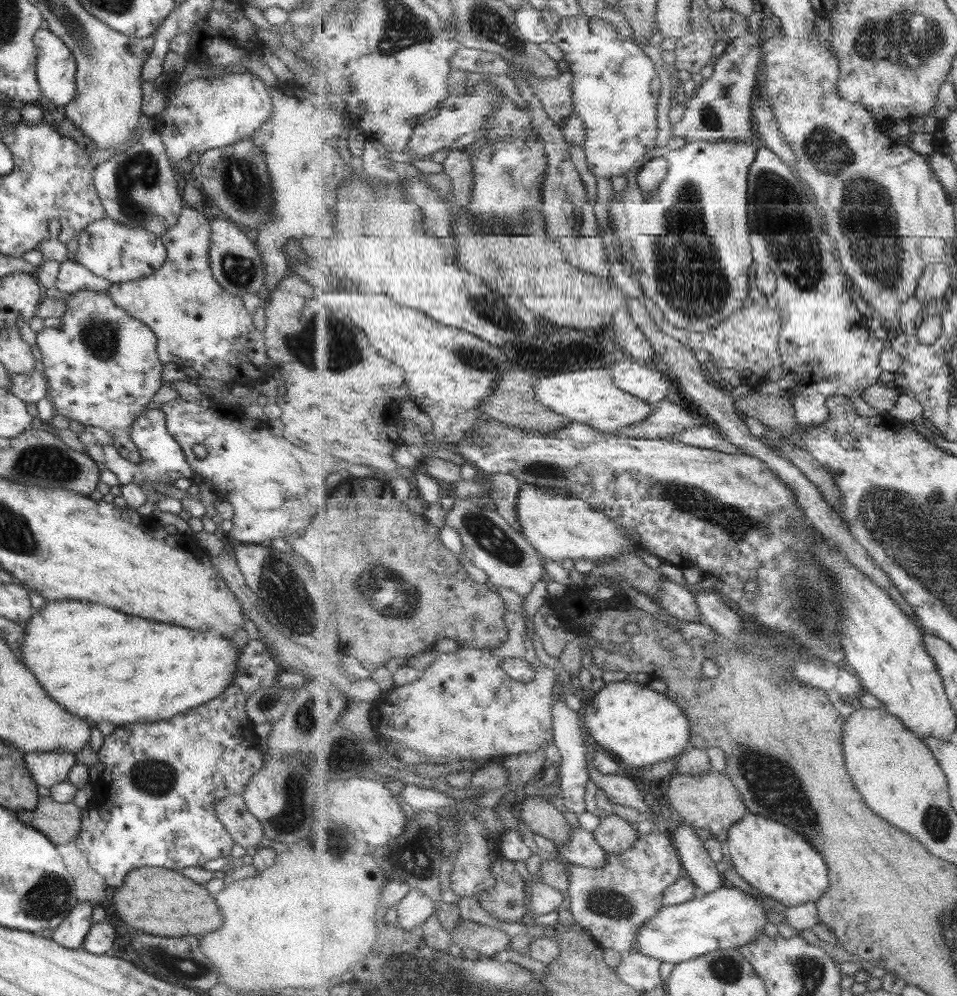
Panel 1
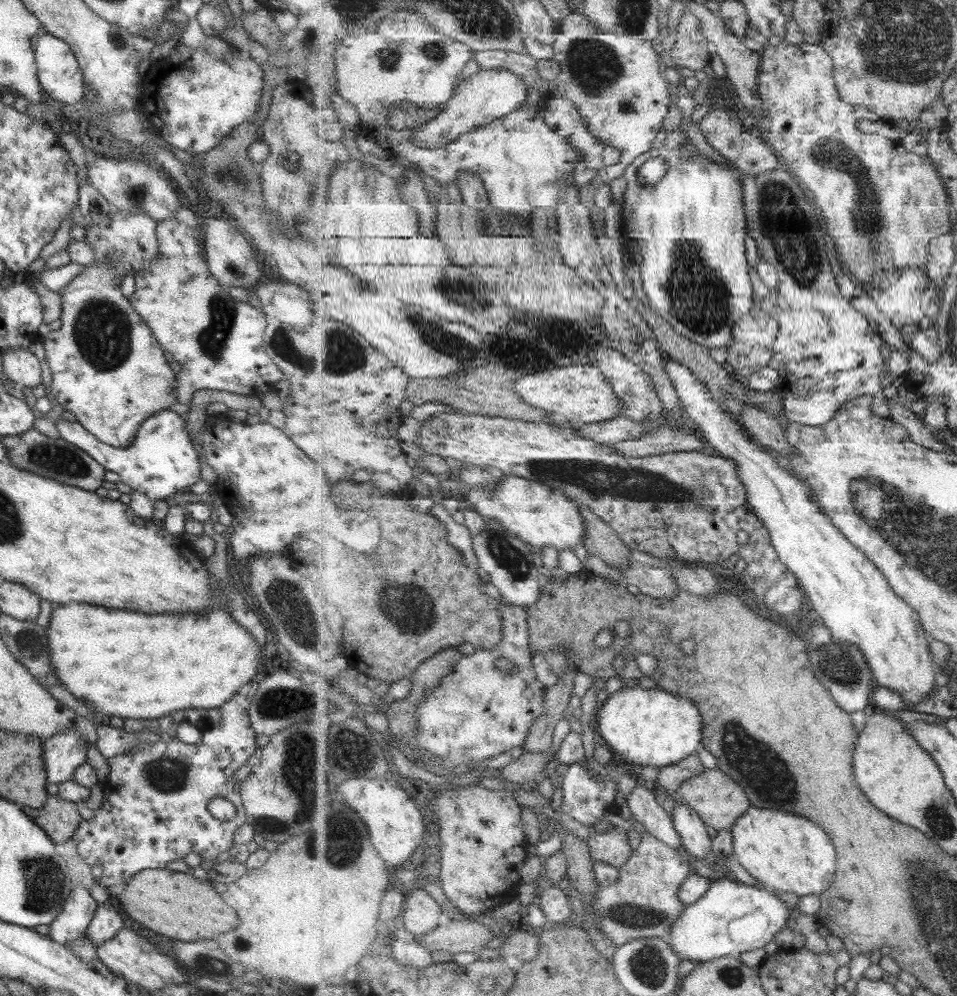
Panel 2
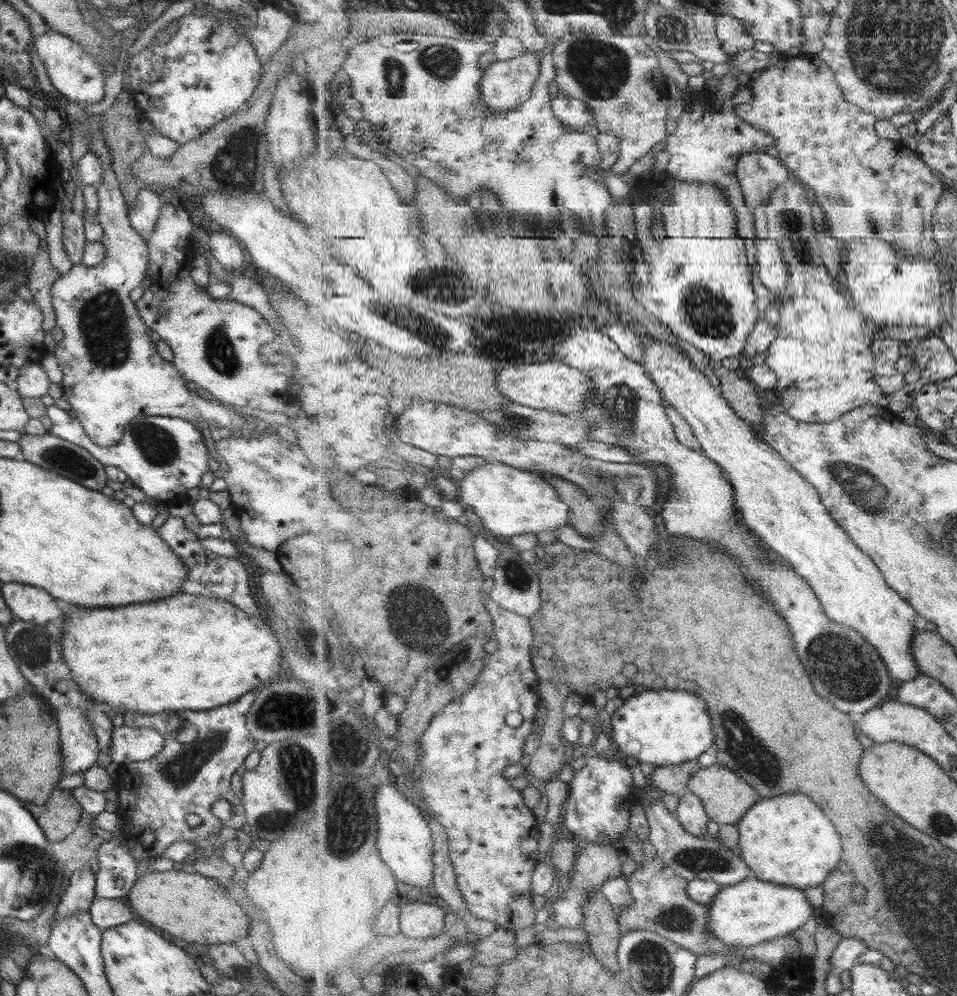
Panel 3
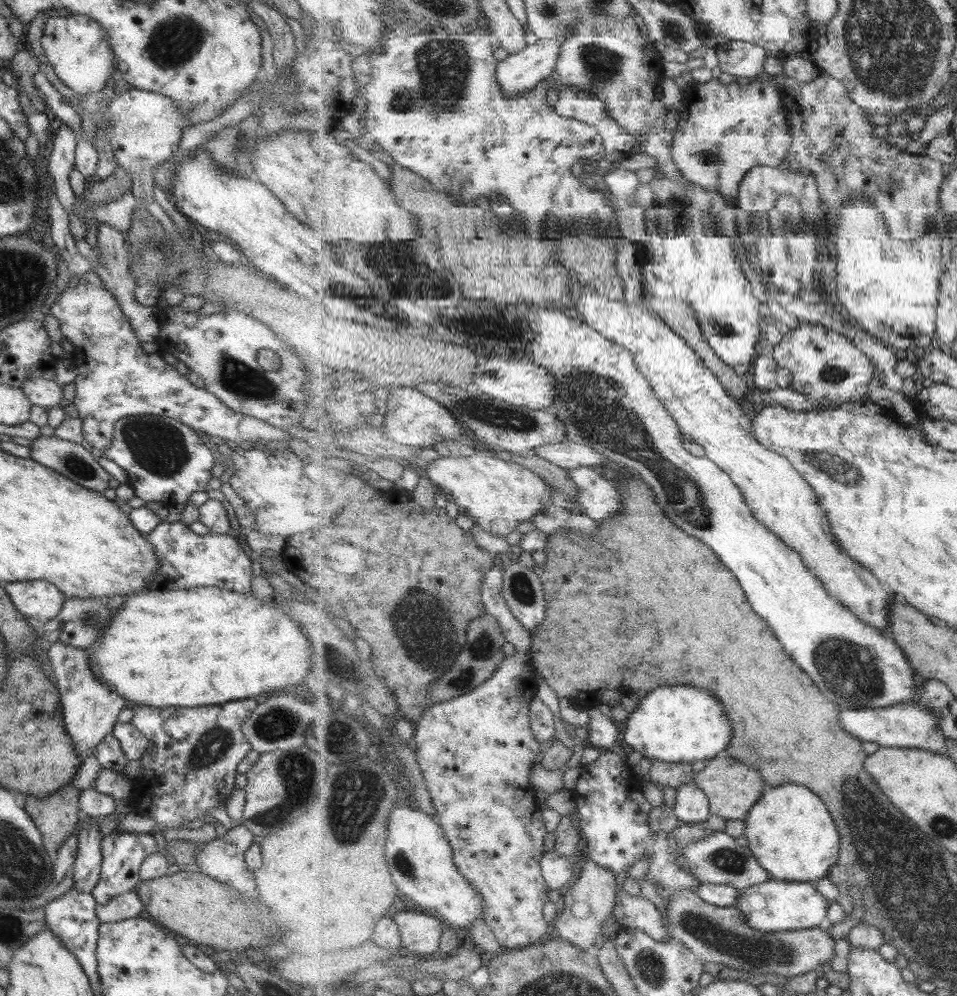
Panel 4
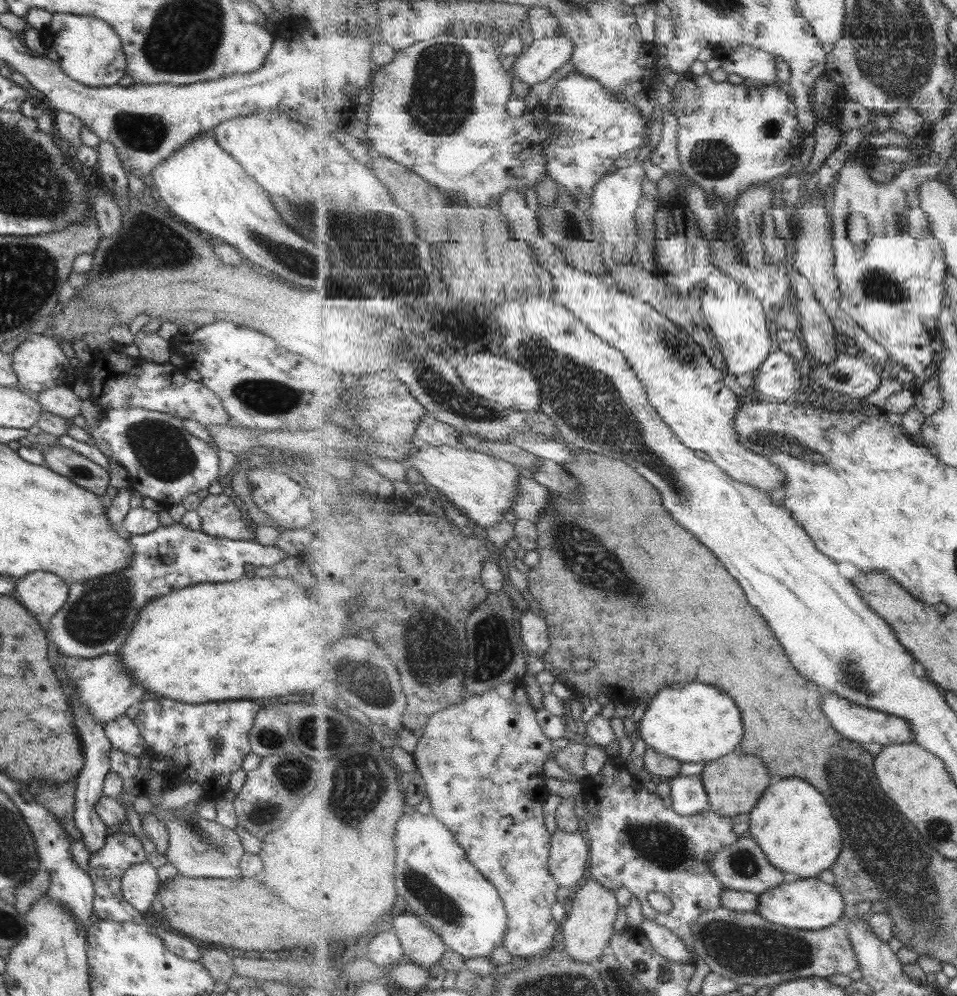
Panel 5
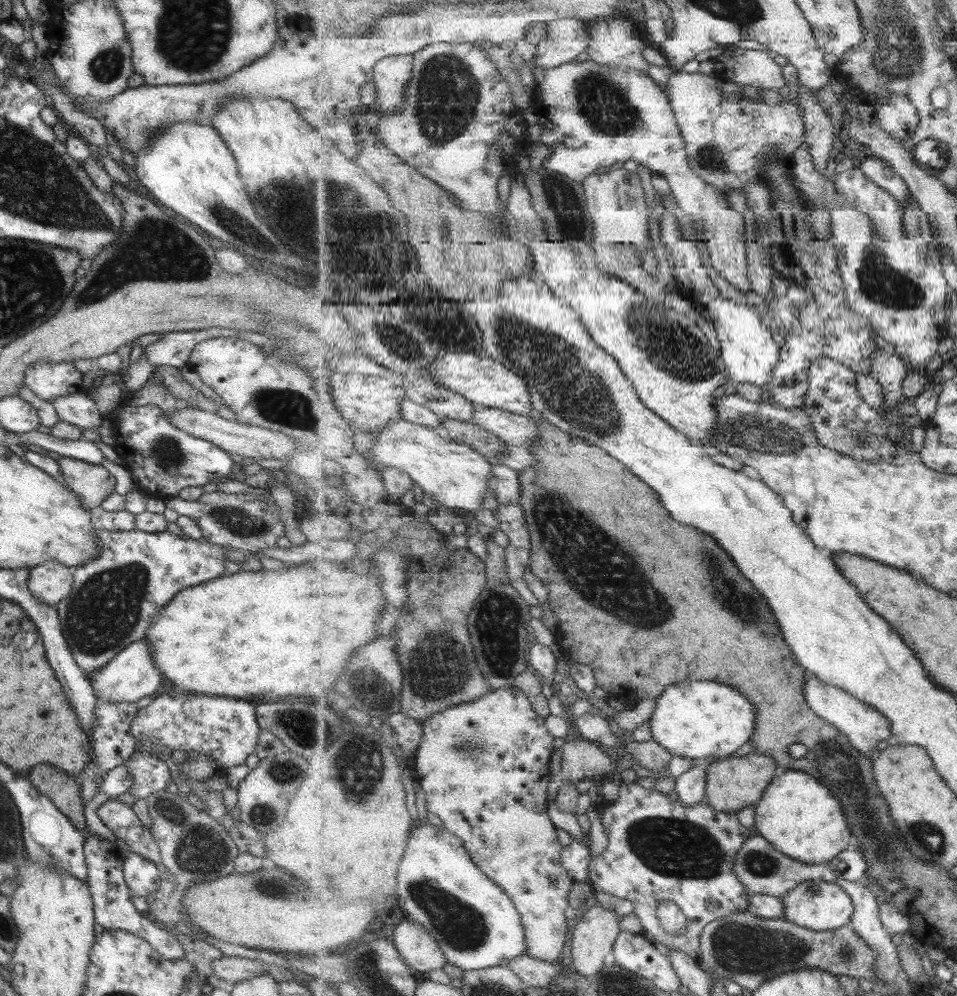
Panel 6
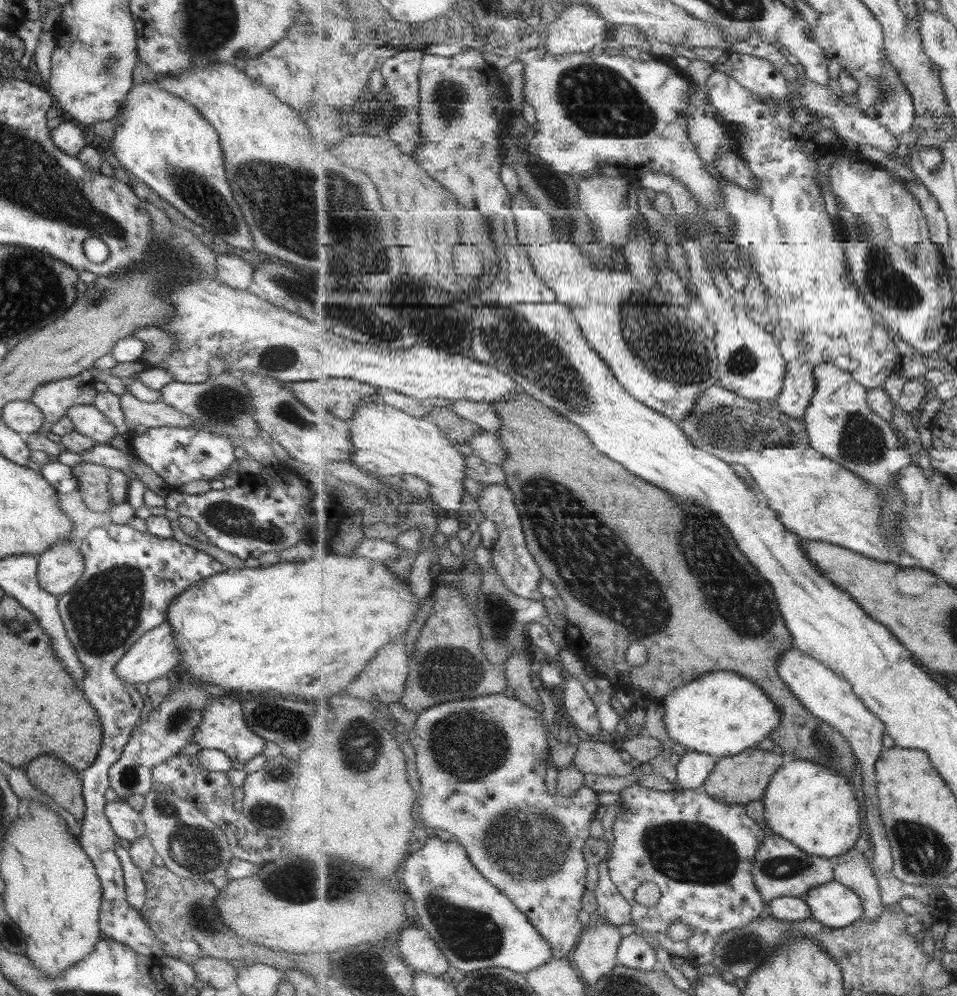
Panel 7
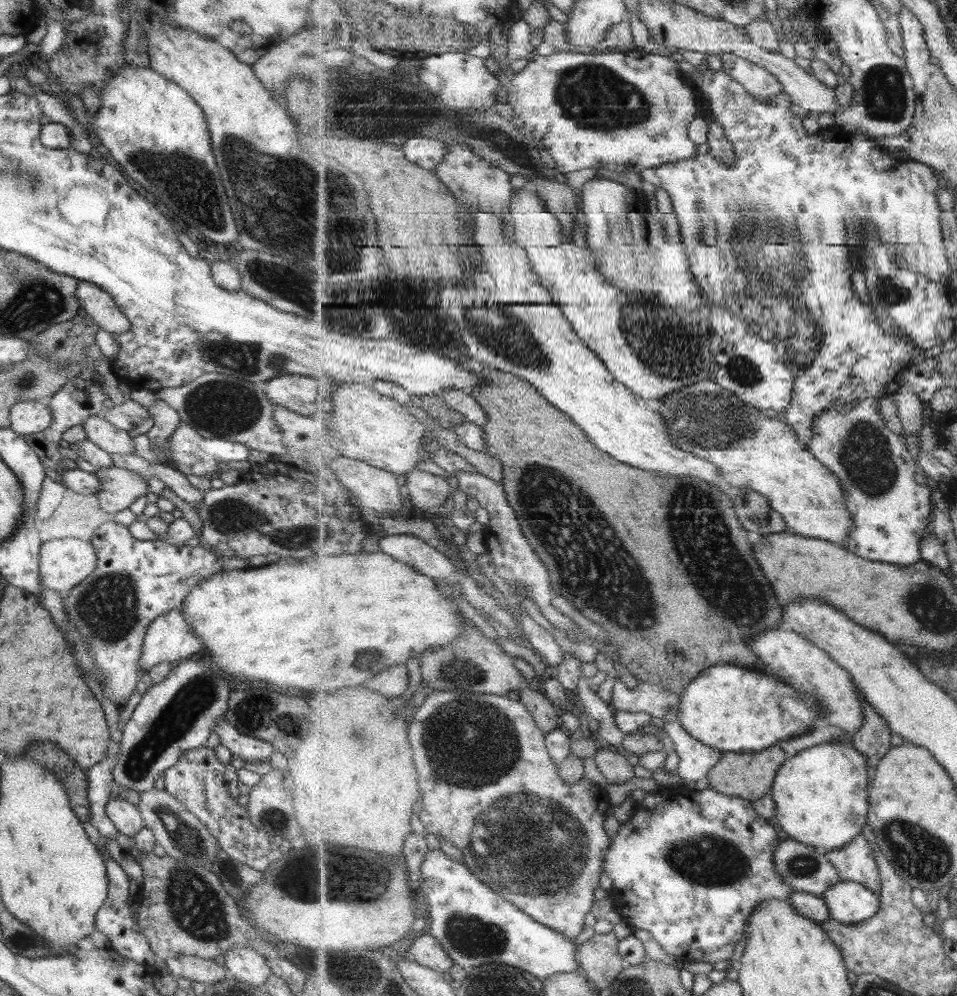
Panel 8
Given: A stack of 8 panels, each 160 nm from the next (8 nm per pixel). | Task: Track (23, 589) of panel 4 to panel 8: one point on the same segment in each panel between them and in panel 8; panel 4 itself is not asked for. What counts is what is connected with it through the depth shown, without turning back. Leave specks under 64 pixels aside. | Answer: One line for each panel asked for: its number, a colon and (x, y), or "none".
5: (41, 593)
6: (50, 582)
7: (58, 568)
8: (63, 563)

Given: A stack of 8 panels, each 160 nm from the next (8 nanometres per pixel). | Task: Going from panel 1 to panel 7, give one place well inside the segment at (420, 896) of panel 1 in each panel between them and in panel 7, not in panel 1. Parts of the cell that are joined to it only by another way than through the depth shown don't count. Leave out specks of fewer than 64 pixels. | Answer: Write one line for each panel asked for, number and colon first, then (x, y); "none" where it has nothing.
2: (421, 913)
3: (423, 920)
4: (421, 934)
5: (422, 945)
6: (419, 948)
7: (420, 951)

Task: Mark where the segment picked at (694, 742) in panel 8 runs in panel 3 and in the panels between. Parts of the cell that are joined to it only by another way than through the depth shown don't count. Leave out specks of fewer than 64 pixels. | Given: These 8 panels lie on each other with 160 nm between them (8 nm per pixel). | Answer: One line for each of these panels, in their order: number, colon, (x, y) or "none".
3: (691, 812)
4: (692, 805)
5: (689, 796)
6: (690, 786)
7: (694, 768)

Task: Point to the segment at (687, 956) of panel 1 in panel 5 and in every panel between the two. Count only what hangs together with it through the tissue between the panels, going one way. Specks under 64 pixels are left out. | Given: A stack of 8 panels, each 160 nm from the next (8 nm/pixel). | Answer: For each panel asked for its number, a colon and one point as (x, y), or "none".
2: (722, 918)
3: (753, 911)
4: (772, 906)
5: (808, 904)

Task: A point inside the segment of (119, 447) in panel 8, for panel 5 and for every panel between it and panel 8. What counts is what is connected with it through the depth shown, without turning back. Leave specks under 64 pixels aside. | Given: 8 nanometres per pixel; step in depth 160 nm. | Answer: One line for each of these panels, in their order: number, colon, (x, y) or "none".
5: (60, 401)
6: (79, 410)
7: (86, 419)

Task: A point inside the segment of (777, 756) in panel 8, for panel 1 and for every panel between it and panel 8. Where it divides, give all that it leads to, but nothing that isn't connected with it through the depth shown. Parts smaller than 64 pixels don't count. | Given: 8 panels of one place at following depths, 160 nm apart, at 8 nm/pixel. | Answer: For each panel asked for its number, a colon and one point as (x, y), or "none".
1: (711, 801)
2: (720, 800)
3: (727, 797)
4: (732, 788)
5: (735, 783)
6: (732, 784)
7: (743, 779)

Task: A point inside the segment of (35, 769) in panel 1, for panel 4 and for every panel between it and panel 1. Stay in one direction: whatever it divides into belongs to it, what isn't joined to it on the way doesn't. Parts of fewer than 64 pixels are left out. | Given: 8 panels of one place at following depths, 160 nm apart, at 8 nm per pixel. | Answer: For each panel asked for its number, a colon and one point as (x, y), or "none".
2: (61, 754)
3: (78, 749)
4: (89, 710)

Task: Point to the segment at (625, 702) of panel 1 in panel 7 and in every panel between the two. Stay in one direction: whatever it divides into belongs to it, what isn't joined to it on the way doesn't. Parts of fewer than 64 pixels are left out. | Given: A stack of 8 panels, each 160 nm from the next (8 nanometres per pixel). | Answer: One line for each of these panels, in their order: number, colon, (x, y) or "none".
2: (651, 727)
3: (670, 727)
4: (675, 723)
5: (698, 723)
6: (700, 720)
7: (723, 714)

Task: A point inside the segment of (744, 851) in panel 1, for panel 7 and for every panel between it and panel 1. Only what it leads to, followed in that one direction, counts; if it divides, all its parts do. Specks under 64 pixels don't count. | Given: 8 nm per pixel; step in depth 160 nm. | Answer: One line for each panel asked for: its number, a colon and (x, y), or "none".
2: (786, 853)
3: (787, 840)
4: (791, 832)
5: (794, 824)
6: (798, 815)
7: (813, 806)

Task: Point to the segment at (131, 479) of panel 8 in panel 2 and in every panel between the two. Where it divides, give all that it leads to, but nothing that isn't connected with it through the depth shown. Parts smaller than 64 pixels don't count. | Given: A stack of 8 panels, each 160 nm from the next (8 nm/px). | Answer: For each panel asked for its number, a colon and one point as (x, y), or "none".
2: (52, 458)
3: (46, 451)
4: (69, 459)
5: (75, 467)
6: (91, 483)
7: (99, 487)

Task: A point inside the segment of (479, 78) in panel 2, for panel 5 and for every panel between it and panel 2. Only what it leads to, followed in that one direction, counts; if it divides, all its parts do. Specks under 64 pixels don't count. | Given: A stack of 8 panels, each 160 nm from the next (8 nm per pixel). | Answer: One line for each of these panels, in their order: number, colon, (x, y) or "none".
3: (507, 85)
4: (518, 72)
5: (537, 64)

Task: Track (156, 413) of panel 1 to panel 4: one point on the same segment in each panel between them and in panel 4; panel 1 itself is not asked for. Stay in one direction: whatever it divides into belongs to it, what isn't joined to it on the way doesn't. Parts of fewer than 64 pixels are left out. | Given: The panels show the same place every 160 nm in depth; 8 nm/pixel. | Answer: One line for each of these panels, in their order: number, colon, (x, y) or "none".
2: (160, 461)
3: (163, 457)
4: (165, 461)

